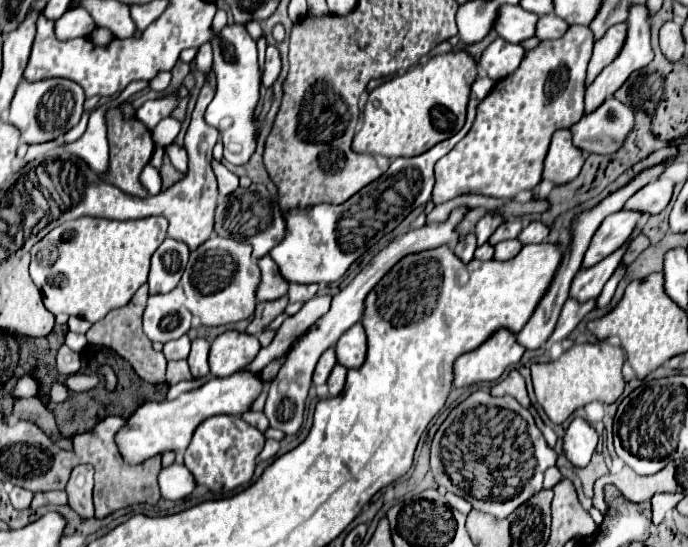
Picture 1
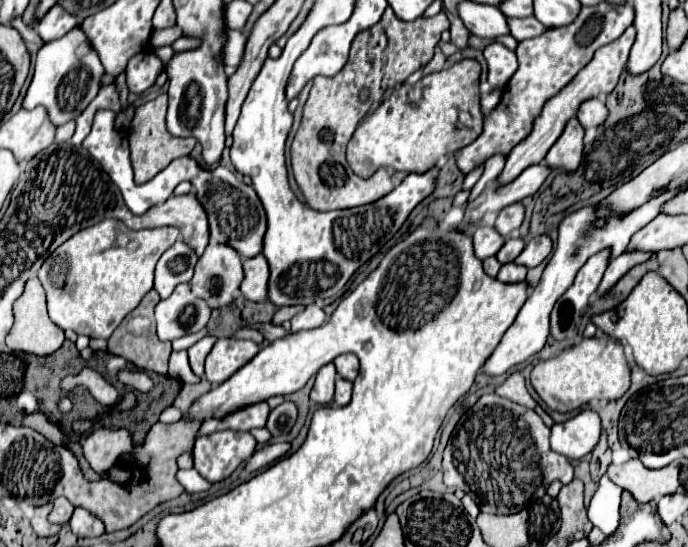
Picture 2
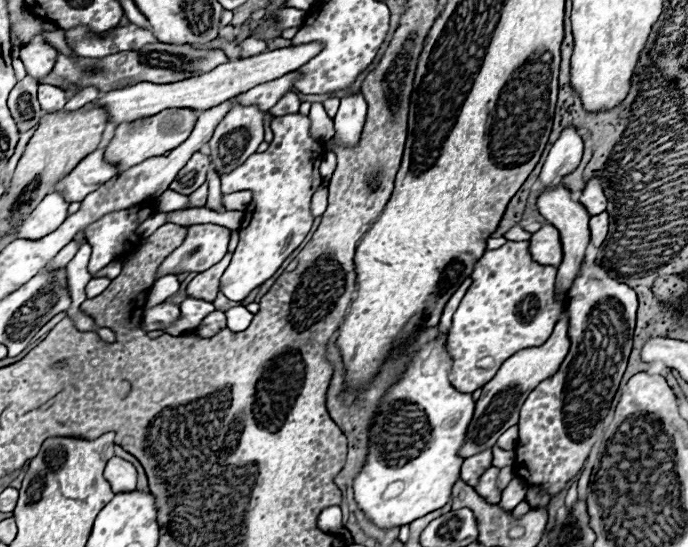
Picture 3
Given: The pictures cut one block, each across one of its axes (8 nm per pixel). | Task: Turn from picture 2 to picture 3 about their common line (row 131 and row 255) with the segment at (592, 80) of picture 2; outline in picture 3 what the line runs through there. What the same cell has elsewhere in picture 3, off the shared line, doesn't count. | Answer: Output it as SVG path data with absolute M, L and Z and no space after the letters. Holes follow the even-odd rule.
M546 224L538 232L534 232L530 238L530 254L544 266L558 266L562 262L562 244L558 230Z

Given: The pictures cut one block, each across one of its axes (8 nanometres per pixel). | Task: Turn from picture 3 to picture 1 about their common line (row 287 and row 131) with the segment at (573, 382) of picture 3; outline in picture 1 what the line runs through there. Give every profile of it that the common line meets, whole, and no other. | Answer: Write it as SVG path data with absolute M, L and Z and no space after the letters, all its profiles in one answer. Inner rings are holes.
M616 98L604 100L594 112L584 114L572 130L572 142L586 154L616 152L634 126L634 112Z

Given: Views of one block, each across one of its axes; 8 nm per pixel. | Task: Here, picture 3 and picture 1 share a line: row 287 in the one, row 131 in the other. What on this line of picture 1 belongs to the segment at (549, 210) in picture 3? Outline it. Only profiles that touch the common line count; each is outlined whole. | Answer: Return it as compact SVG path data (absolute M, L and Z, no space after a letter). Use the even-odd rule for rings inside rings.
M558 130L544 160L544 178L554 184L568 184L580 174L584 160L584 152L572 144L570 130Z

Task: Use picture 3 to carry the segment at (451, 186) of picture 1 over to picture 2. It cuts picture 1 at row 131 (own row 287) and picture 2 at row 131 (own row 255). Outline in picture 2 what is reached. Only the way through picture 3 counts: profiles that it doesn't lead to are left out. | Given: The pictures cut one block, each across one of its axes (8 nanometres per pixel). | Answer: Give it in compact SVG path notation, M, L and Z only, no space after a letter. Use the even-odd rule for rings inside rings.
M602 2L596 6L582 6L578 18L568 26L546 30L546 34L540 34L530 40L522 40L516 48L516 56L520 64L518 70L510 78L508 90L504 90L498 108L486 116L482 134L472 144L462 148L458 156L458 168L464 174L468 174L474 166L482 164L486 158L490 158L496 152L508 156L510 150L530 134L532 122L540 114L544 102L554 94L558 94L594 58L594 52L598 48L616 40L632 24L634 24L632 2L620 6Z

